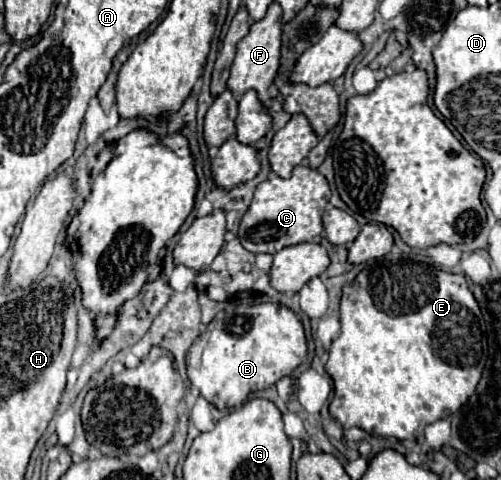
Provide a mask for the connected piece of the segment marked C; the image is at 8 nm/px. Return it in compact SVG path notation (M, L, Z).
M298 165L292 171L290 179L282 179L278 175L270 175L264 183L260 183L254 191L254 199L240 219L238 239L244 249L250 253L278 253L284 247L308 243L322 233L322 213L330 199L330 187L324 175L318 171Z

